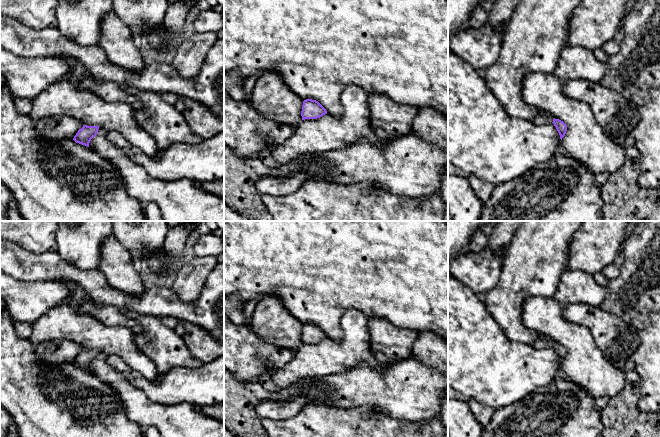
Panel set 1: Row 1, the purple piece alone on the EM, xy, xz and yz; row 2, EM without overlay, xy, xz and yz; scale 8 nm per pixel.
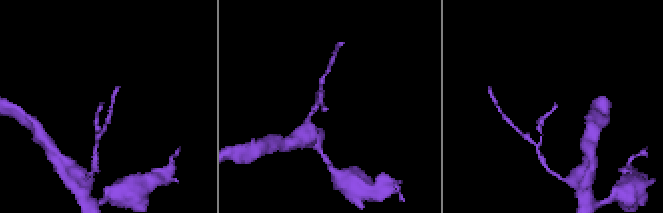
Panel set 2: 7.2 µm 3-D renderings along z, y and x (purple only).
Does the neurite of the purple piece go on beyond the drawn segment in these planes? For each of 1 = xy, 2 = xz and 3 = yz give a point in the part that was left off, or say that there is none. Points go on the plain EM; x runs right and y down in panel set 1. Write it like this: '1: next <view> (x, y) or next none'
1: next none
2: next none
3: next yz (544, 342)

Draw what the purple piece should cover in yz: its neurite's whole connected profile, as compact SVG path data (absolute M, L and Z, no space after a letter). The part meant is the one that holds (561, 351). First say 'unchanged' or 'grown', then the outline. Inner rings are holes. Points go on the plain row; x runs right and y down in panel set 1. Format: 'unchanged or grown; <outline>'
grown; M542 336L540 339L536 340L530 345L536 349L546 349L553 347L560 359L561 364L567 355L567 349L563 345L553 342L549 337L546 336Z

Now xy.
unchanged; M83 349L83 351L78 354L73 364L76 367L89 371L89 367L91 363L97 359L98 353L99 353L99 350Z

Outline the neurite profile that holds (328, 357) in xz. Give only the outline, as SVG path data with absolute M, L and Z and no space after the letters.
M349 309L342 316L340 326L343 331L340 341L325 338L317 343L302 344L287 364L279 369L271 370L270 376L273 382L279 387L293 387L300 379L346 372L361 362L379 369L381 365L370 348L368 318L356 309Z

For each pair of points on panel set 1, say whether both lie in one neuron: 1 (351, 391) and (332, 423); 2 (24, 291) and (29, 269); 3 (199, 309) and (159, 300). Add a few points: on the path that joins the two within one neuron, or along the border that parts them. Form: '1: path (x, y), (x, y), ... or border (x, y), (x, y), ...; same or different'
1: border (377, 406), (353, 407); different
2: border (10, 275), (23, 280), (51, 280); different
3: path (189, 309), (177, 309), (169, 304); same

